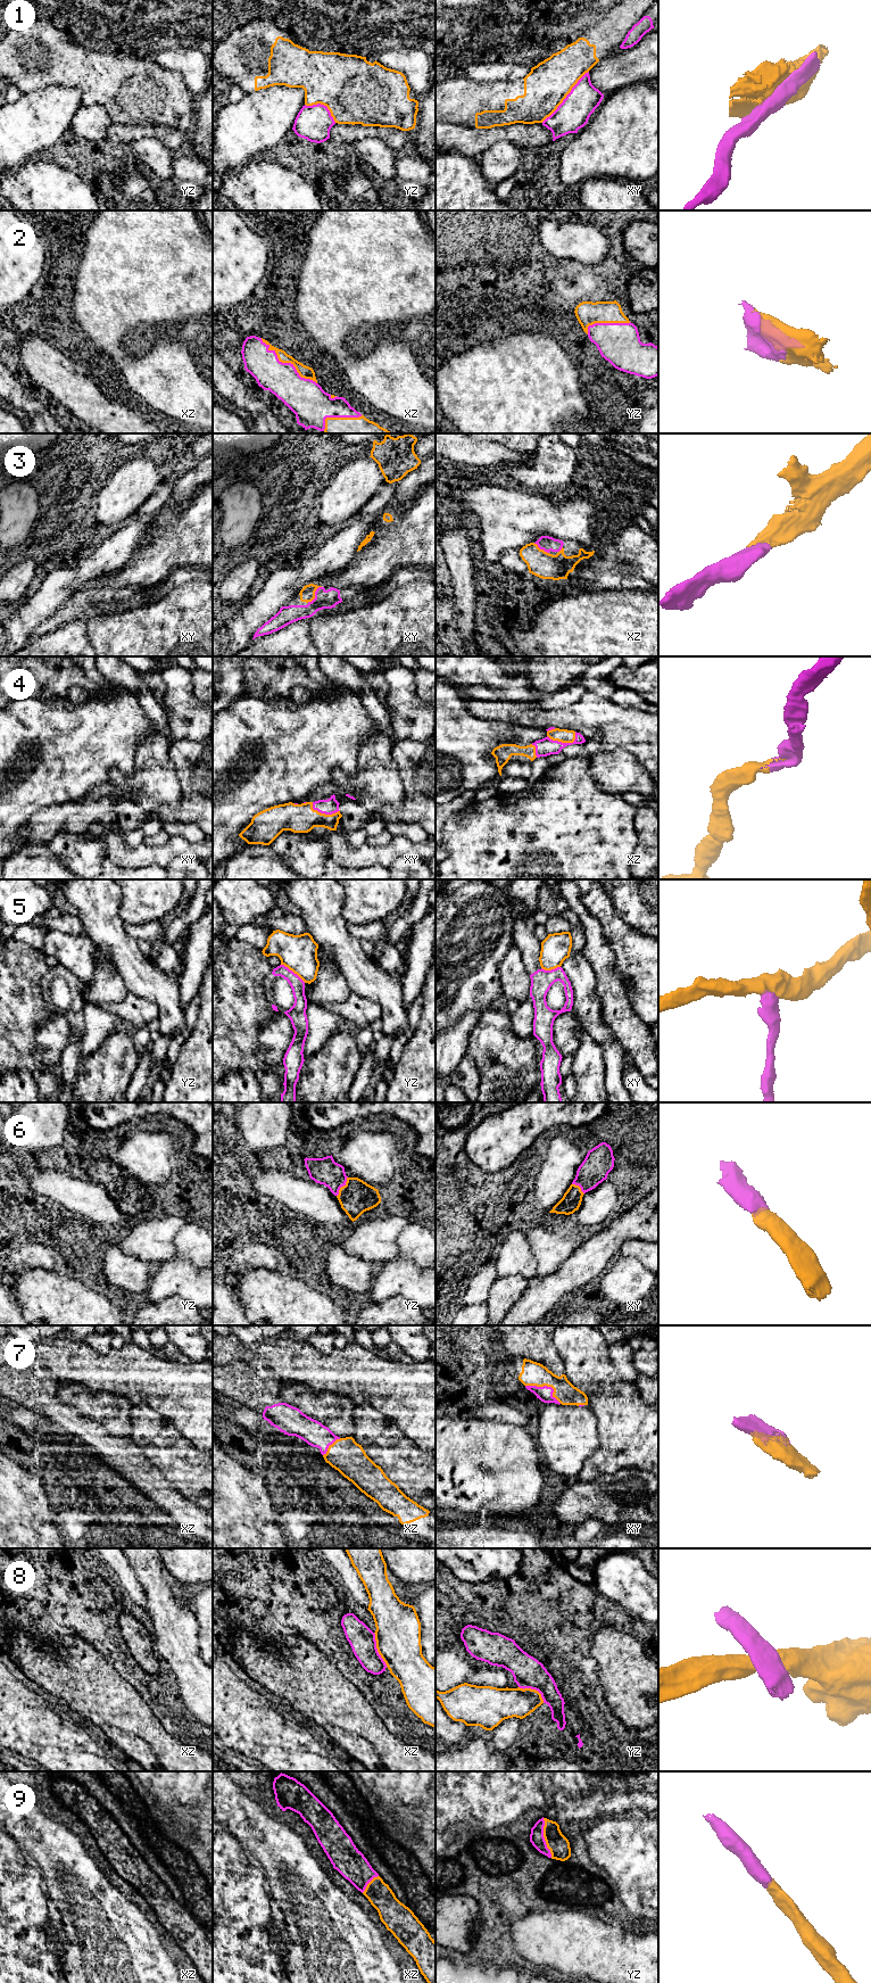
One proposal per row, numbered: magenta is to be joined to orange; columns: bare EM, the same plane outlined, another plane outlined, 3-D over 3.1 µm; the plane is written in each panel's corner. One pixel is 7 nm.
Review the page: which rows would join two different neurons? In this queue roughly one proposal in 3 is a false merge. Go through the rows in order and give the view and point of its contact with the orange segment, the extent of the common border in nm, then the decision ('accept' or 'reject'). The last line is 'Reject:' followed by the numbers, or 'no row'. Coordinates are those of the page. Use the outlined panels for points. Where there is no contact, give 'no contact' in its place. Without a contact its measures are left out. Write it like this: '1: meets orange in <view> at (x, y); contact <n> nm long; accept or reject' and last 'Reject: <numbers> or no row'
1: meets orange in xy at (565, 97); contact 500 nm long; reject
2: meets orange in xz at (287, 362); contact 500 nm long; accept
3: meets orange in xy at (314, 595); contact 160 nm long; accept
4: meets orange in xz at (564, 742); contact 220 nm long; accept
5: meets orange in yz at (293, 972); contact 220 nm long; reject
6: meets orange in yz at (341, 1187); contact 160 nm long; accept
7: meets orange in xy at (546, 1385); contact 280 nm long; accept
8: meets orange in xz at (378, 1650); contact 260 nm long; reject
9: meets orange in yz at (544, 1836); contact 280 nm long; accept
Reject: 1, 5, 8

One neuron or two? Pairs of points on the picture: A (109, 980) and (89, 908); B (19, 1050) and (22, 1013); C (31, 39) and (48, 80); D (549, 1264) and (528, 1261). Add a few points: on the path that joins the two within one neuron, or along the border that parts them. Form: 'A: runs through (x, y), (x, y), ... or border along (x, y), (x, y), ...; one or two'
A: border along (115, 965), (127, 989); two
B: runs through (19, 1041), (19, 1022); one
C: runs through (41, 49), (48, 56), (48, 69); one
D: border along (525, 1237), (536, 1259), (537, 1277); two

